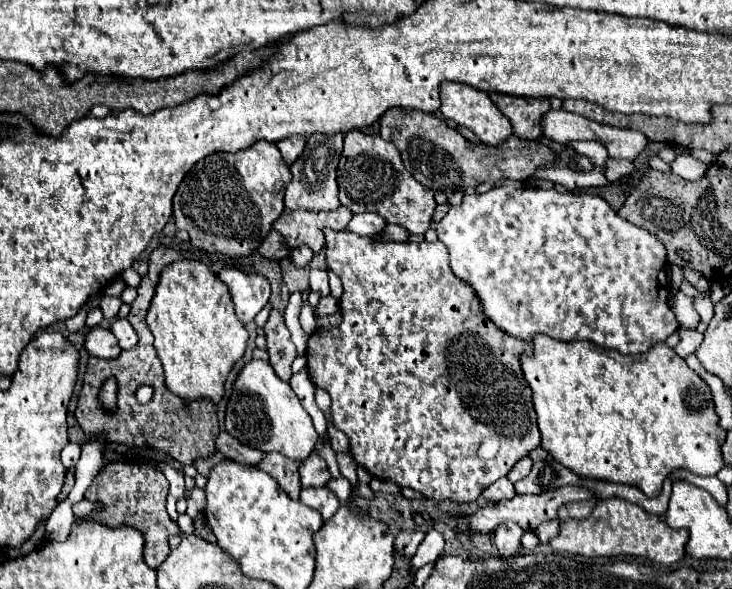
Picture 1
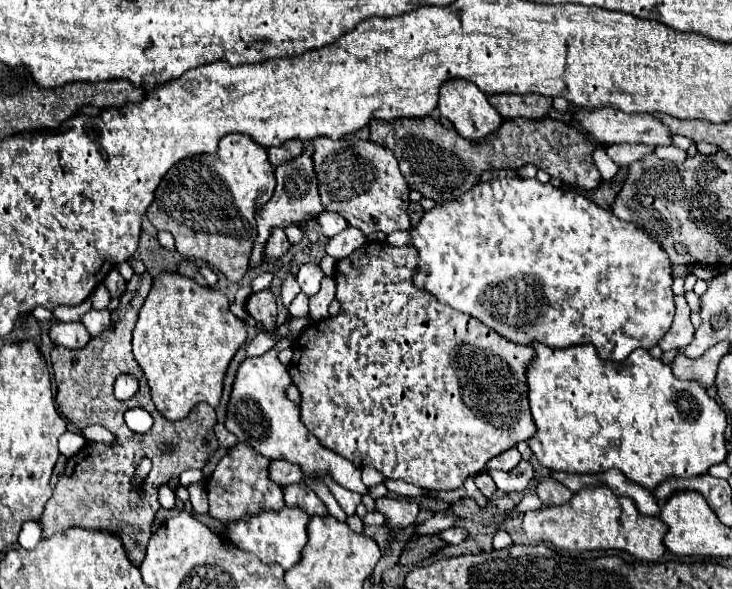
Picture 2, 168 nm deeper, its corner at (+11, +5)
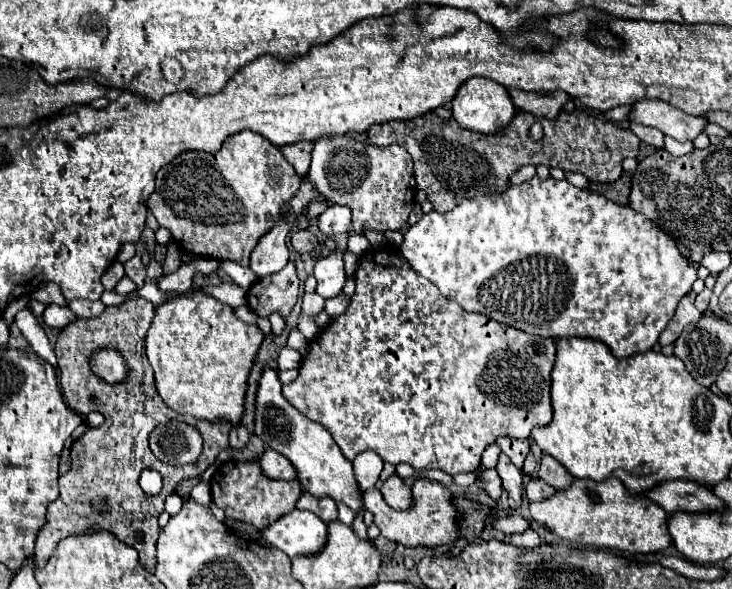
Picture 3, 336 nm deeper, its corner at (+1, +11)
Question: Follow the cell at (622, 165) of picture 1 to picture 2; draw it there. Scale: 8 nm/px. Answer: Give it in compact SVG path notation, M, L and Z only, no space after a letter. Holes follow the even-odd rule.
M616 144L616 146L608 146L608 156L620 166L626 168L634 162L638 162L640 158L654 154L654 148L648 144Z

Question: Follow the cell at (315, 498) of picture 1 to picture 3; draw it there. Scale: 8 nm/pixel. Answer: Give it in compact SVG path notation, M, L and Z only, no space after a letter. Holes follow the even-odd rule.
M302 492L300 500L296 502L296 508L298 510L308 510L308 512L314 512L322 522L334 522L336 516L338 516L338 510L336 510L336 504L334 500L330 498L314 498L310 496L310 492Z

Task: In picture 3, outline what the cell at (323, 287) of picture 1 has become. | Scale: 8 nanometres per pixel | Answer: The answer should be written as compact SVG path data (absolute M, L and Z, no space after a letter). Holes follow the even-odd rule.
M334 250L326 258L320 258L314 266L314 276L318 280L316 292L320 296L324 296L324 298L338 296L344 288L344 282L346 282L342 250Z

